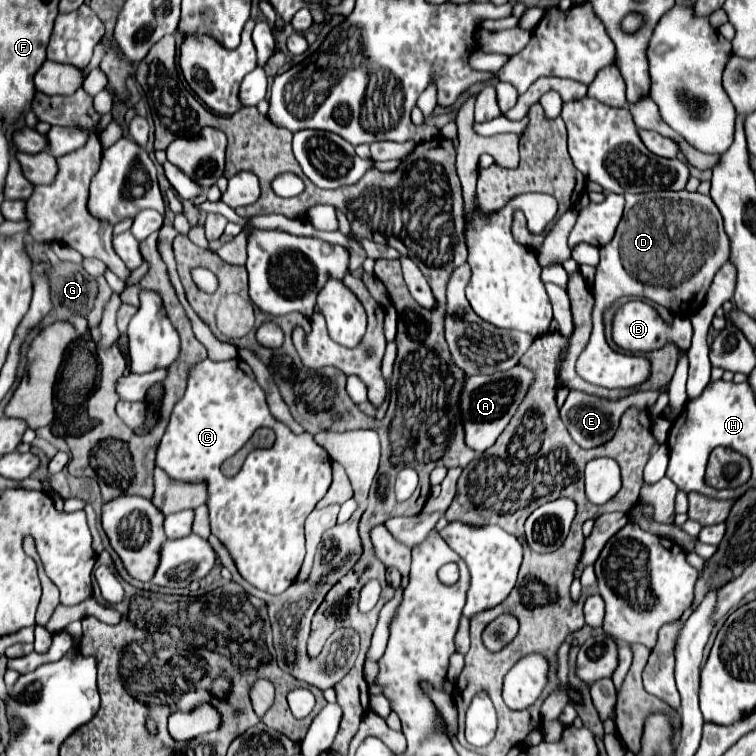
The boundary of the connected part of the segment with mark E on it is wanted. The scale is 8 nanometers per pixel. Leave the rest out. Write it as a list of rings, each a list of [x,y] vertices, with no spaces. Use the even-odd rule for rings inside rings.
[[[570,390],[564,406],[560,408],[560,418],[562,422],[566,424],[570,436],[578,442],[578,446],[582,448],[596,448],[604,442],[608,442],[612,438],[612,434],[616,432],[618,428],[618,420],[620,416],[624,414],[624,410],[632,404],[640,406],[640,408],[650,408],[652,402],[656,402],[660,392],[646,392],[646,390],[638,390],[638,392],[632,392],[630,396],[626,398],[620,398],[620,400],[608,400],[608,398],[600,398],[600,396],[592,396],[592,394],[586,394],[586,392],[580,392],[580,390]]]

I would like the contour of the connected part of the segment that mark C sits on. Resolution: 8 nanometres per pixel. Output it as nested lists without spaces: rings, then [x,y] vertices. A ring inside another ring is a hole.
[[[234,358],[230,362],[202,360],[188,370],[188,386],[184,396],[180,398],[180,402],[176,402],[172,410],[168,428],[156,452],[156,466],[162,468],[174,480],[188,484],[194,482],[206,484],[210,532],[226,546],[240,576],[246,582],[268,594],[282,594],[290,584],[294,584],[306,554],[304,520],[314,510],[318,500],[322,500],[324,494],[328,492],[332,482],[332,464],[328,452],[314,442],[312,434],[304,432],[304,436],[296,436],[294,432],[290,432],[288,426],[272,418],[264,398],[264,390],[258,386],[250,366],[244,360],[240,358]],[[262,426],[272,428],[276,432],[272,448],[254,449],[248,454],[242,470],[234,478],[226,478],[220,472],[220,464],[228,456],[236,454],[238,448],[244,446],[246,438],[250,438],[254,430]]]

